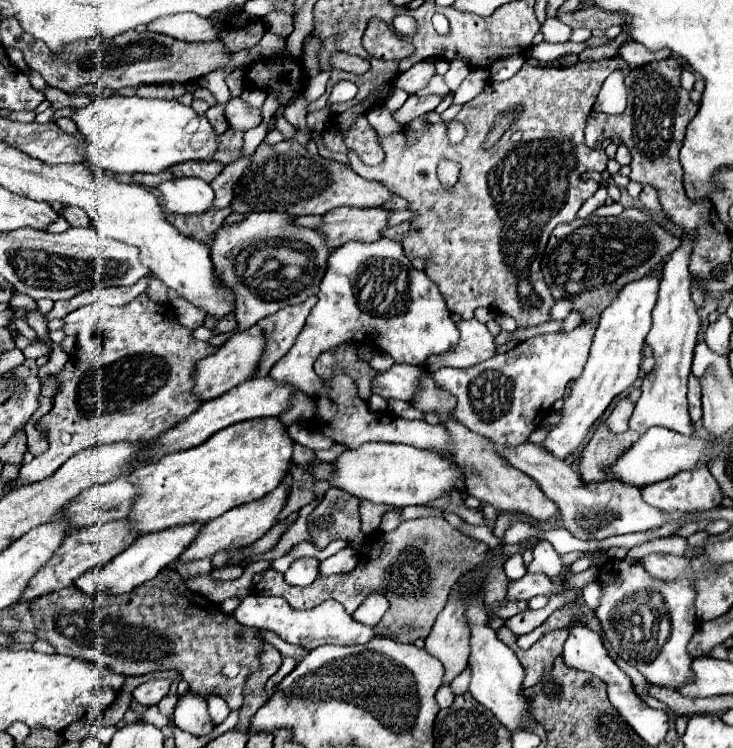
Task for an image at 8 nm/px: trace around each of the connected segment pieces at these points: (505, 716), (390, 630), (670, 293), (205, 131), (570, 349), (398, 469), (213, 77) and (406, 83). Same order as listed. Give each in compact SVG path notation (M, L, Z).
M468 600L466 606L466 622L470 628L470 684L468 692L488 710L494 712L494 716L512 732L516 728L524 730L526 728L526 716L530 714L528 710L528 700L522 696L522 680L524 680L524 668L518 662L516 654L496 636L496 632L490 628L490 618L486 612L484 602L480 600Z
M426 516L416 520L402 522L396 530L384 534L372 534L370 552L364 556L366 566L356 566L350 574L338 576L318 576L310 586L290 586L284 582L284 576L276 570L266 570L262 580L254 586L256 594L282 596L296 610L316 608L320 602L336 600L344 606L348 614L364 602L372 592L382 592L390 608L378 624L380 634L396 642L414 642L416 638L426 638L432 630L436 616L442 612L452 586L460 580L462 574L476 568L484 562L488 546L480 540L472 540L452 528L442 516Z
M684 236L682 246L664 264L658 302L652 310L654 322L652 322L652 330L646 336L646 344L650 344L654 350L656 364L642 380L642 396L636 402L634 414L630 418L630 428L636 430L638 434L644 434L652 426L662 426L684 436L694 434L694 424L688 416L686 382L692 366L696 336L700 330L700 318L690 298L690 284L692 284L692 276L688 272L690 252L692 252L692 240Z
M96 96L84 108L76 108L70 116L76 122L80 144L86 148L84 158L100 170L110 170L116 174L134 174L134 172L162 172L174 164L188 160L212 160L216 152L216 132L210 126L206 116L198 116L192 106L184 106L176 100L150 100L140 96Z
M582 324L570 334L542 334L476 366L440 368L434 372L434 380L458 398L454 410L458 422L500 446L520 446L542 426L552 404L564 396L568 382L582 374L594 330L594 324Z
M368 442L356 450L344 450L332 460L330 486L338 488L356 498L364 498L376 504L388 504L394 508L430 504L432 500L446 496L456 478L462 476L462 470L450 460L442 458L436 452L412 448L406 444L382 444Z
M234 69L228 70L214 70L212 74L208 74L208 76L204 76L202 80L200 80L200 84L204 86L204 84L208 84L206 88L214 94L214 98L216 98L216 102L220 102L220 104L228 104L230 102L230 90L228 90L228 86L226 86L225 78L228 74L230 74Z
M418 62L414 64L410 70L402 72L394 86L408 92L408 94L416 94L424 84L428 84L428 80L434 76L434 64L430 62Z

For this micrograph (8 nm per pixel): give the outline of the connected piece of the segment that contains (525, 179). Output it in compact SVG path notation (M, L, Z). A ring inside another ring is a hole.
M620 56L604 58L604 60L598 60L598 62L576 62L576 64L568 66L568 68L556 68L556 66L542 68L542 66L530 66L530 64L524 64L524 66L522 66L522 68L520 68L510 80L504 80L504 82L492 82L492 80L488 80L486 88L484 88L474 100L470 100L470 102L466 102L466 104L462 106L462 110L460 110L458 116L454 118L456 122L462 122L462 124L466 126L466 138L464 138L460 144L454 144L454 146L452 146L452 144L448 142L446 122L438 122L438 124L432 124L432 130L428 130L428 134L424 134L424 138L420 138L420 142L414 142L412 146L406 146L404 132L398 132L398 134L388 136L388 138L380 138L380 146L384 148L386 158L384 158L384 162L378 164L378 166L366 166L366 164L362 164L360 158L350 150L348 160L350 160L352 170L356 170L356 174L360 174L362 178L370 178L370 180L384 182L392 192L396 192L398 196L402 196L402 198L408 202L408 210L414 212L416 216L410 220L410 232L402 238L404 254L406 254L408 258L422 258L422 260L426 262L424 272L428 274L428 278L430 278L432 282L438 284L438 288L440 288L440 292L442 292L442 296L444 296L448 308L450 308L452 312L458 312L464 320L470 320L472 314L474 314L474 310L476 310L476 308L482 308L482 306L492 308L492 310L496 310L496 312L502 312L502 314L506 314L506 316L512 316L512 318L516 320L518 328L536 326L536 324L542 324L542 322L548 320L548 316L550 316L550 308L554 306L554 298L552 298L552 294L550 294L550 290L548 290L548 286L546 286L546 282L544 282L544 278L542 278L540 262L542 262L542 256L544 256L544 250L546 250L546 244L548 244L550 232L552 232L558 224L574 222L574 220L576 220L576 214L578 214L578 210L580 210L580 206L582 206L582 204L584 204L584 202L586 202L586 200L598 190L598 186L600 186L596 180L590 180L590 178L586 178L586 176L582 176L582 174L584 174L586 170L604 172L604 170L606 170L608 156L604 154L604 150L592 150L592 148L586 146L586 142L584 142L584 124L586 124L586 118L588 118L590 110L592 110L592 104L596 102L596 94L600 92L602 82L604 82L604 80L608 78L608 74L612 74L614 70L622 70L622 74L628 76L628 72L630 72L632 68L630 68ZM518 104L524 106L522 116L510 126L510 130L500 138L500 142L498 142L492 150L482 150L482 140L486 138L488 130L492 128L496 114L502 114L502 112L506 112L506 110L510 110L512 106L518 106ZM512 132L522 132L522 140L520 140L518 144L510 142L510 134L512 134ZM444 156L456 160L456 162L462 166L462 178L460 178L460 182L458 182L458 186L456 186L456 192L452 192L452 194L448 194L448 192L442 188L442 184L438 182L438 176L436 176L438 160L444 158Z

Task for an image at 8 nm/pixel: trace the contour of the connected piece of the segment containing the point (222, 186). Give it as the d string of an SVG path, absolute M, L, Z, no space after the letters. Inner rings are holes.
M250 158L236 160L236 162L228 164L228 166L224 168L224 172L210 182L210 186L212 186L214 194L216 194L216 196L214 196L212 210L220 210L220 208L230 206L232 196L234 196L234 194L232 194L232 188L234 188L234 184L238 182L240 174L244 174L244 170L248 168L248 164L250 164Z

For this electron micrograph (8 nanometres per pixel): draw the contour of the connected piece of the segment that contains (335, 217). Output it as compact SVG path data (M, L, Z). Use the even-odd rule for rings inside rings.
M336 208L322 216L322 224L316 228L330 248L338 248L350 240L374 242L380 238L380 230L388 226L388 210L384 208Z

